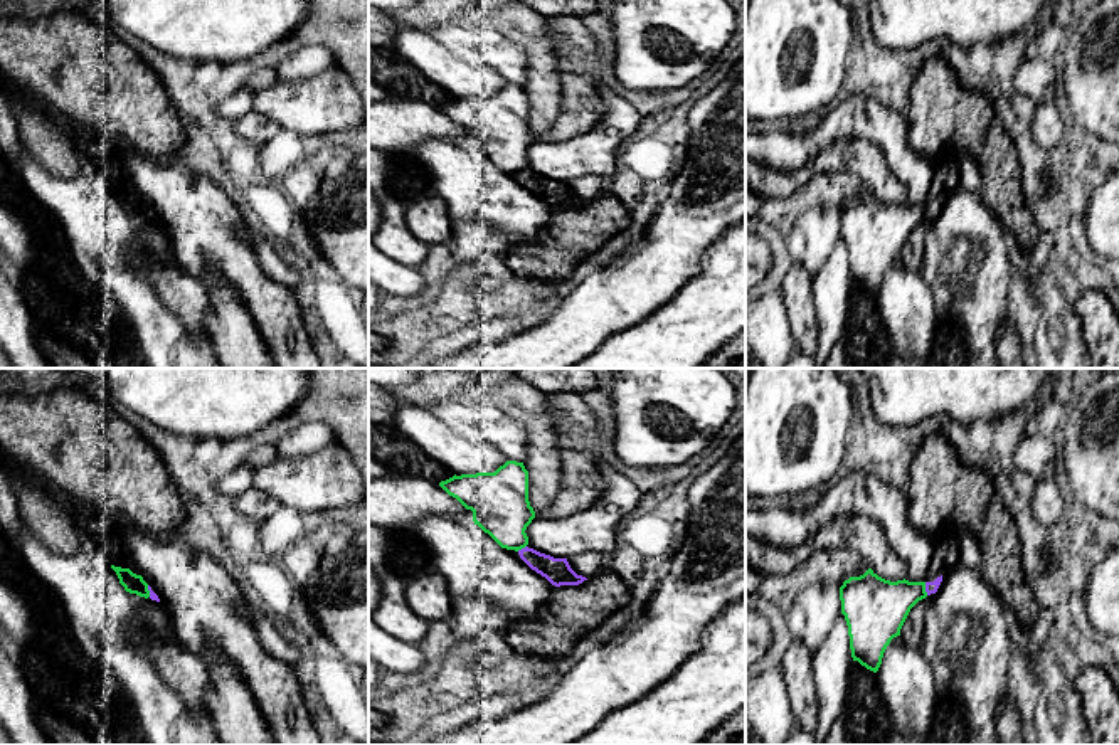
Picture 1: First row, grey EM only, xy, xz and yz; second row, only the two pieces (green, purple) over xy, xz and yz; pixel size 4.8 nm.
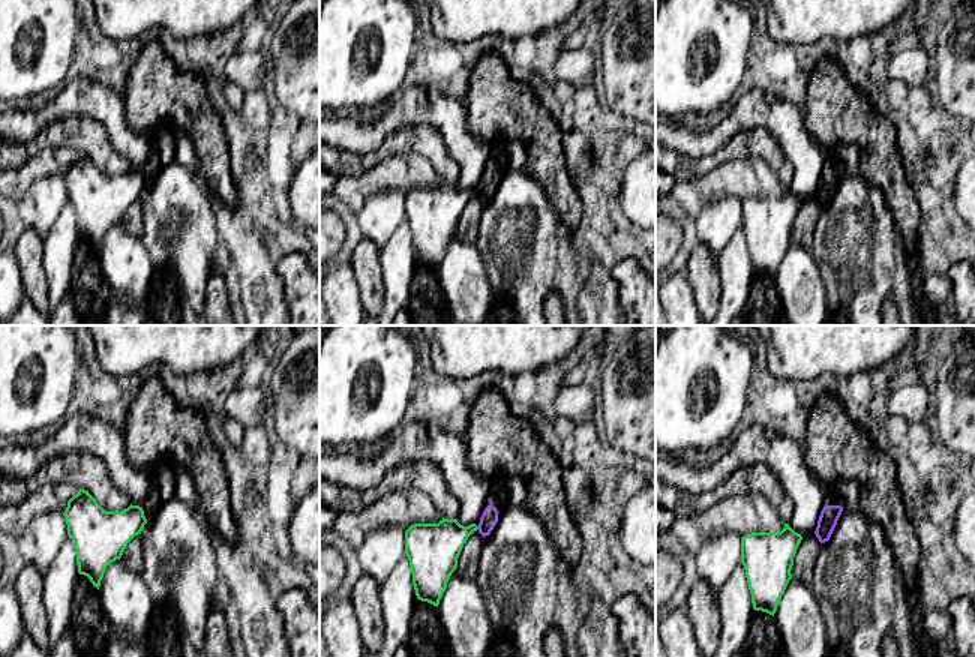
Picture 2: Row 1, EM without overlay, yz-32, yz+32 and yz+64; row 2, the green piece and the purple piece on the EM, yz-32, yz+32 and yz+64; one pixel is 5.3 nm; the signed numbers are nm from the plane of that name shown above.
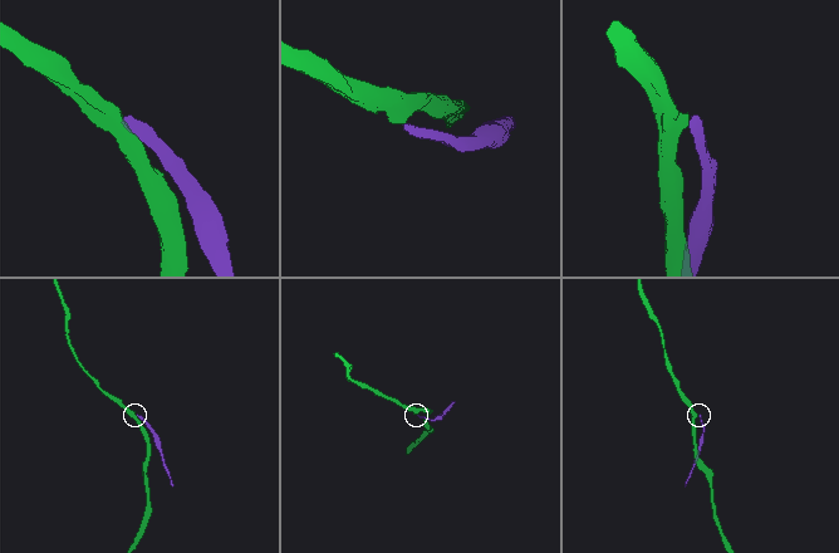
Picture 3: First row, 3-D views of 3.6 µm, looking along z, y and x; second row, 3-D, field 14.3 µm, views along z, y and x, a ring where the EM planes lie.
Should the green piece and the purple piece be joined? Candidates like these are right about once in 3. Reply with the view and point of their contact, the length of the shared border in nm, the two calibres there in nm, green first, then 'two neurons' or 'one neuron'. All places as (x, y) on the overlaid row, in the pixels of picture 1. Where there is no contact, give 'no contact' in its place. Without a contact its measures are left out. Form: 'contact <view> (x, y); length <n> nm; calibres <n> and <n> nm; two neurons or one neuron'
contact yz (924, 589); length 70 nm; calibres 280 and 60 nm; two neurons

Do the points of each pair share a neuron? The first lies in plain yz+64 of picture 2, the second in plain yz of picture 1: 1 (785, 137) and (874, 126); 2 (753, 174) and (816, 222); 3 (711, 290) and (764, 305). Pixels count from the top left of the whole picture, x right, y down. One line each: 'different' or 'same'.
1: same
2: different
3: different

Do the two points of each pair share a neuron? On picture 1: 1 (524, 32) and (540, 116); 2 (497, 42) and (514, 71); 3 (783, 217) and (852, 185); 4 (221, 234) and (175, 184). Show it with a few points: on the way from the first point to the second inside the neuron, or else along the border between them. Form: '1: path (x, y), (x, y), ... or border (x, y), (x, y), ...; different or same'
1: path (540, 52), (540, 96); same
2: path (498, 49), (512, 64); same
3: path (800, 200), (810, 194), (835, 194); same
4: path (209, 222), (182, 195); same

